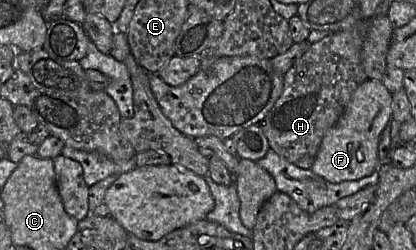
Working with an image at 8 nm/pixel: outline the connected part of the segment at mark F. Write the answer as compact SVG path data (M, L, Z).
M365 80L353 92L336 124L324 135L310 170L332 183L359 180L372 174L379 167L380 135L391 119L392 94L381 80Z

